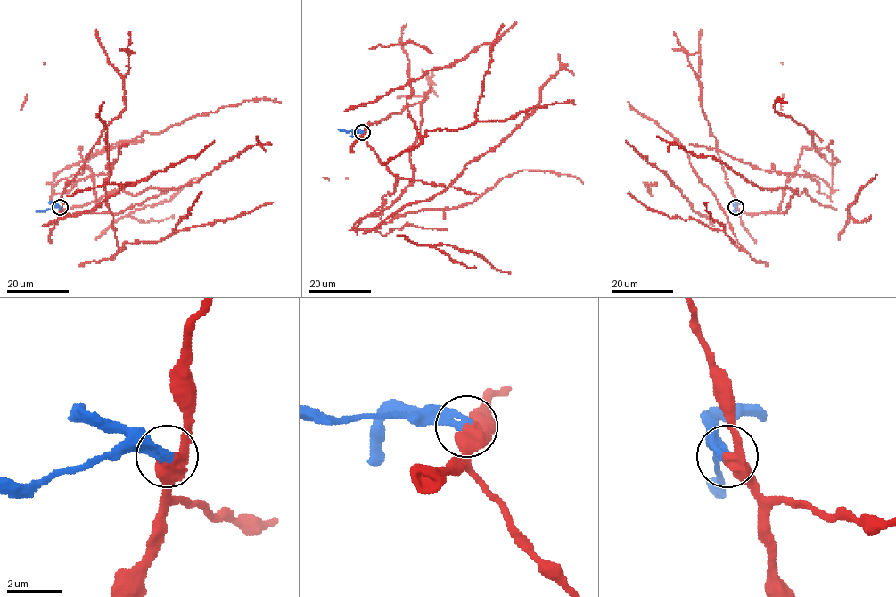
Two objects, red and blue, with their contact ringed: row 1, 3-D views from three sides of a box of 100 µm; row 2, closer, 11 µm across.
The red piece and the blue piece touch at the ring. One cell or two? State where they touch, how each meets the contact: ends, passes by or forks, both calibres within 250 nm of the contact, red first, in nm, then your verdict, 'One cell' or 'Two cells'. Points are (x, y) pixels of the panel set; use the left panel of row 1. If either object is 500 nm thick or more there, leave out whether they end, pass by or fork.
Place: (60, 207). At the ring red passes by. At the ring blue ends. Thickness 460 nm (red) against 400 nm. Two cells

